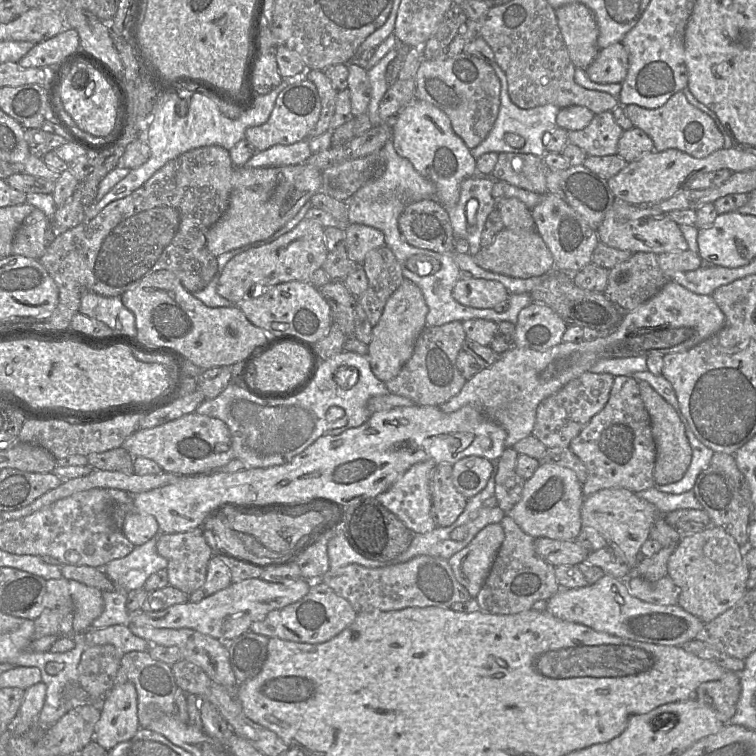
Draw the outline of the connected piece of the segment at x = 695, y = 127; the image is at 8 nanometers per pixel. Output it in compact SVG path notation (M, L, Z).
M682 91L673 94L659 108L647 109L630 104L623 106L623 110L633 126L641 129L651 138L655 151L676 149L694 158L705 158L724 148L724 135L720 132L714 120L691 105Z

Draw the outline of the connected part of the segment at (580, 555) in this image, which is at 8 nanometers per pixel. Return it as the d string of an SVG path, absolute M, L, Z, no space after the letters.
M536 538L536 553L554 567L560 565L579 565L585 562L590 552L576 541L561 541L551 538Z

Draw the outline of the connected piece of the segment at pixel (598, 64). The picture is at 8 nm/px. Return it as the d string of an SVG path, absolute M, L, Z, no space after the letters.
M616 42L600 49L585 71L593 82L621 84L626 76L627 69L628 53L621 42Z

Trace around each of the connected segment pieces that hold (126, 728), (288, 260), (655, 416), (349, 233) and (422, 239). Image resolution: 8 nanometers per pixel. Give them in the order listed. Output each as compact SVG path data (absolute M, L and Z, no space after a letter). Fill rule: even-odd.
M133 683L114 685L105 695L101 715L95 725L94 740L107 751L129 740L140 728L138 696Z
M305 217L295 228L273 242L234 256L224 267L217 285L217 293L238 304L244 299L252 298L252 287L253 298L257 298L265 289L277 284L290 281L309 282L313 273L322 268L329 253L324 229L318 222Z
M638 381L640 396L650 417L652 435L656 446L653 477L656 485L666 485L682 479L692 457L692 449L685 428L674 408L647 382Z
M350 223L344 227L346 251L357 264L362 264L366 254L385 245L385 236L380 230L363 225Z
M438 200L407 205L398 218L402 236L412 246L439 253L456 253L449 214Z

